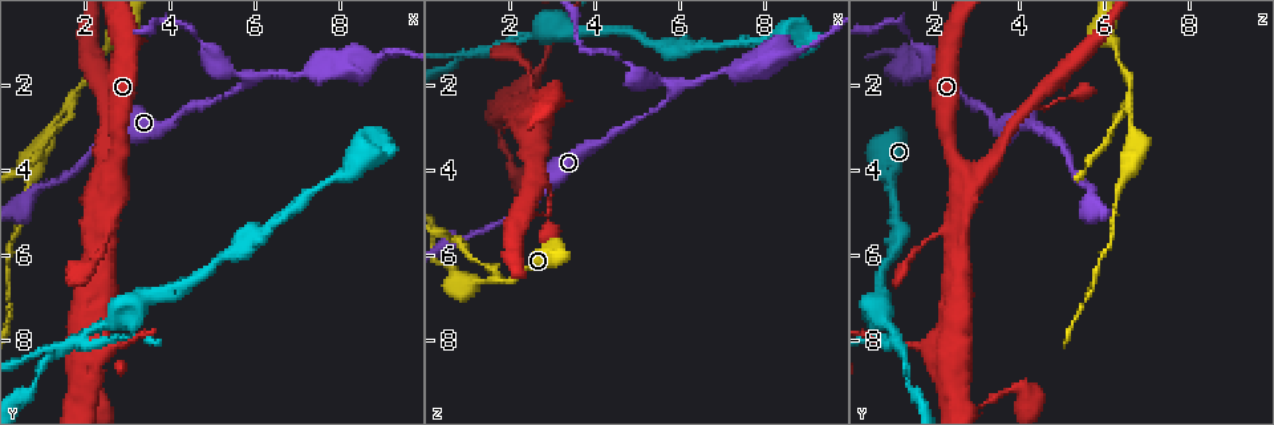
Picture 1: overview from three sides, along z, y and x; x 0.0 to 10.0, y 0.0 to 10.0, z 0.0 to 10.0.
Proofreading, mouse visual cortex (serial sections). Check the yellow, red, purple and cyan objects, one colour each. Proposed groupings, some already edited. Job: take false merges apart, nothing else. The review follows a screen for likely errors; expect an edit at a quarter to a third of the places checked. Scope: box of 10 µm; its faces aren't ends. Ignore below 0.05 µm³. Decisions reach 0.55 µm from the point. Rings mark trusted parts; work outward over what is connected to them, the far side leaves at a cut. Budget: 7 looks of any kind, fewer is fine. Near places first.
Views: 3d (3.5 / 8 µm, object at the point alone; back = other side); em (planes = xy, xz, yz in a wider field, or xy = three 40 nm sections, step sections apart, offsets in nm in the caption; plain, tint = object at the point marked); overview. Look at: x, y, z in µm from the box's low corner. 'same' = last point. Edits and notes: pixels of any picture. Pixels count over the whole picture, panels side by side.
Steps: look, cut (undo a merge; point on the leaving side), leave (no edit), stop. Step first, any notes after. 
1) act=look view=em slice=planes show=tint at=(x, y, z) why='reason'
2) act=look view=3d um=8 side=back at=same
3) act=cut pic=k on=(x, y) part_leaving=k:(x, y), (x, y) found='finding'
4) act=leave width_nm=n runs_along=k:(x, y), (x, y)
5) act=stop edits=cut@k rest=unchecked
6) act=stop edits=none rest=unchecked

act=look view=3d um=8 at=(1.60, 2.45, 6.60) why='side arm on a straight run'

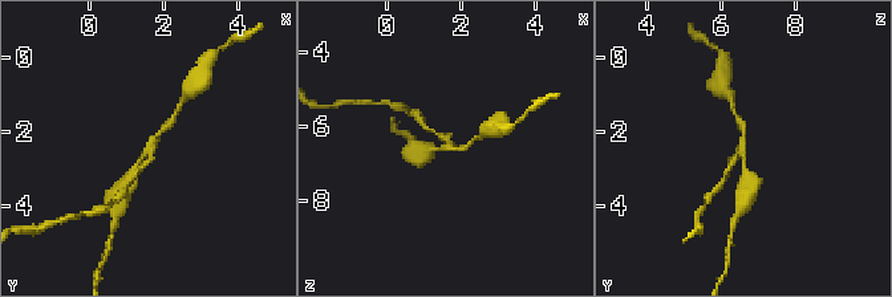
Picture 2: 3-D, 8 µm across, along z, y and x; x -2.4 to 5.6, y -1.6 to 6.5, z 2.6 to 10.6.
act=look view=em slice=xy step=3 show=tint at=same arms=3 arm_widths_nm=150,150,200 why='shape alone is not enough'

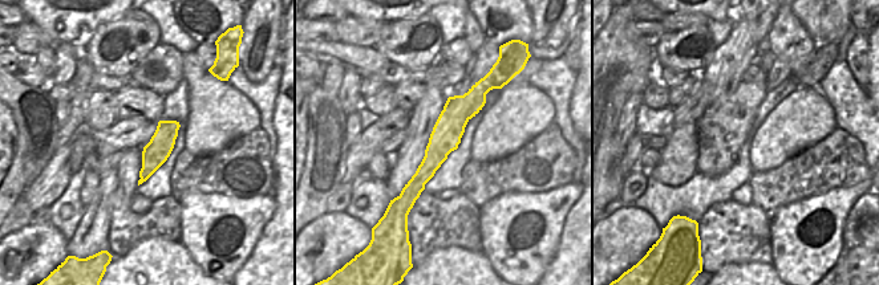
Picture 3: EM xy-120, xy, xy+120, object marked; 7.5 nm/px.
act=cut pic=2 on=(726, 174) part_leaving=2:(736, 158), (726, 179), (709, 199) found='a second cell is stuck on'

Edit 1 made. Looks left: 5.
act=look view=3d um=3.5 at=(6.00, 1.90, 2.15) why='branch point'

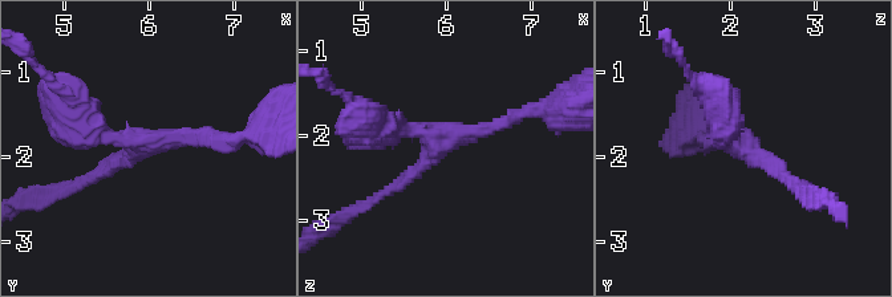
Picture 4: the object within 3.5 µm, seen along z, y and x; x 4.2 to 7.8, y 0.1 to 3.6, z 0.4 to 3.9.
act=look view=em slice=xy step=1 show=tint at=(5.95, 1.85, 2.10) arms=3 arm_widths_nm=150,200,350

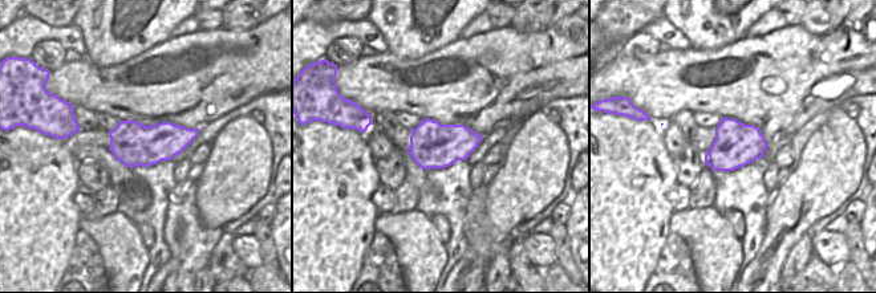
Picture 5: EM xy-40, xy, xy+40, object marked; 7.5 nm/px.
act=leave runs_along=4:(378, 198), (444, 141), (520, 113) found='all the same cell'

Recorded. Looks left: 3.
act=look view=3d um=3.5 at=(1.45, 8.20, 1.25) why='three arms meet'

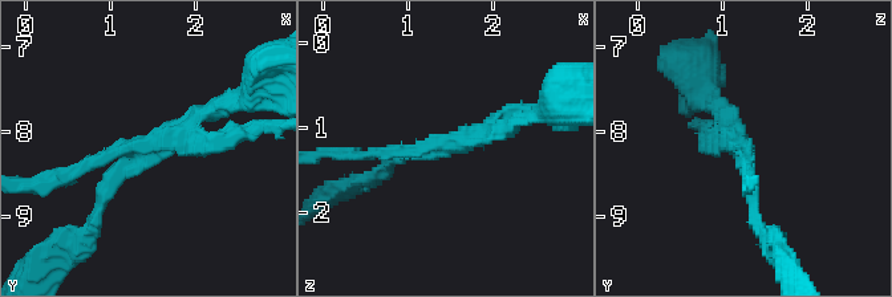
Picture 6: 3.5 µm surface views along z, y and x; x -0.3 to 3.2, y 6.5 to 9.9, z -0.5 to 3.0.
act=look view=em slice=xy step=2 show=tint at=(1.45, 8.25, 1.25)

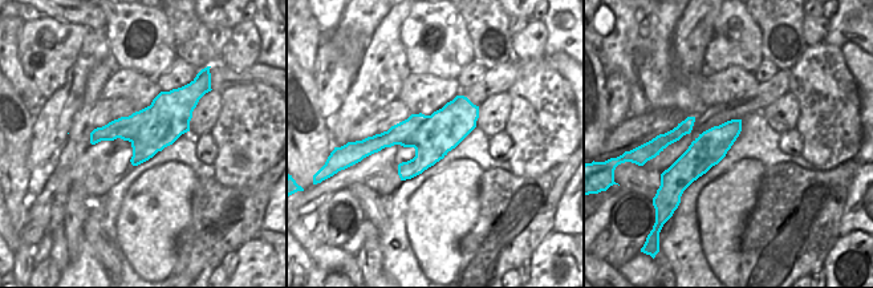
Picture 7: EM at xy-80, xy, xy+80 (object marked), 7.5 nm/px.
act=look view=em slice=xy step=3 show=tint at=same why='cut it another way'

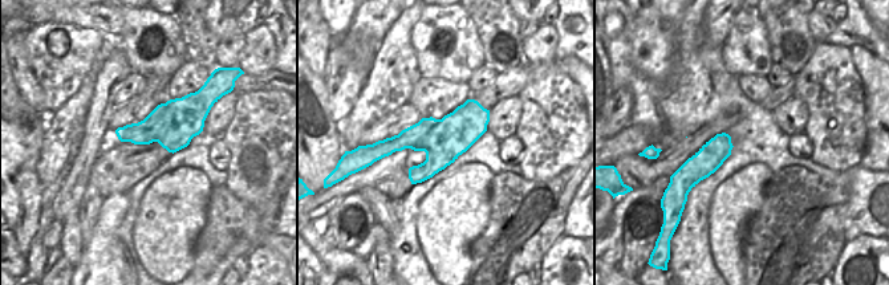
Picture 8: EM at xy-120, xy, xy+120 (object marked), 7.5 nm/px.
act=cut pic=6 on=(355, 155) arms=3 arm_widths_nm=150,150,200 border=8:(166, 104), (165, 134), (158, 142) found='two cells meet here'

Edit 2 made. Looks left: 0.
act=stop edits=cut@2,cut@6 rest=unchecked

